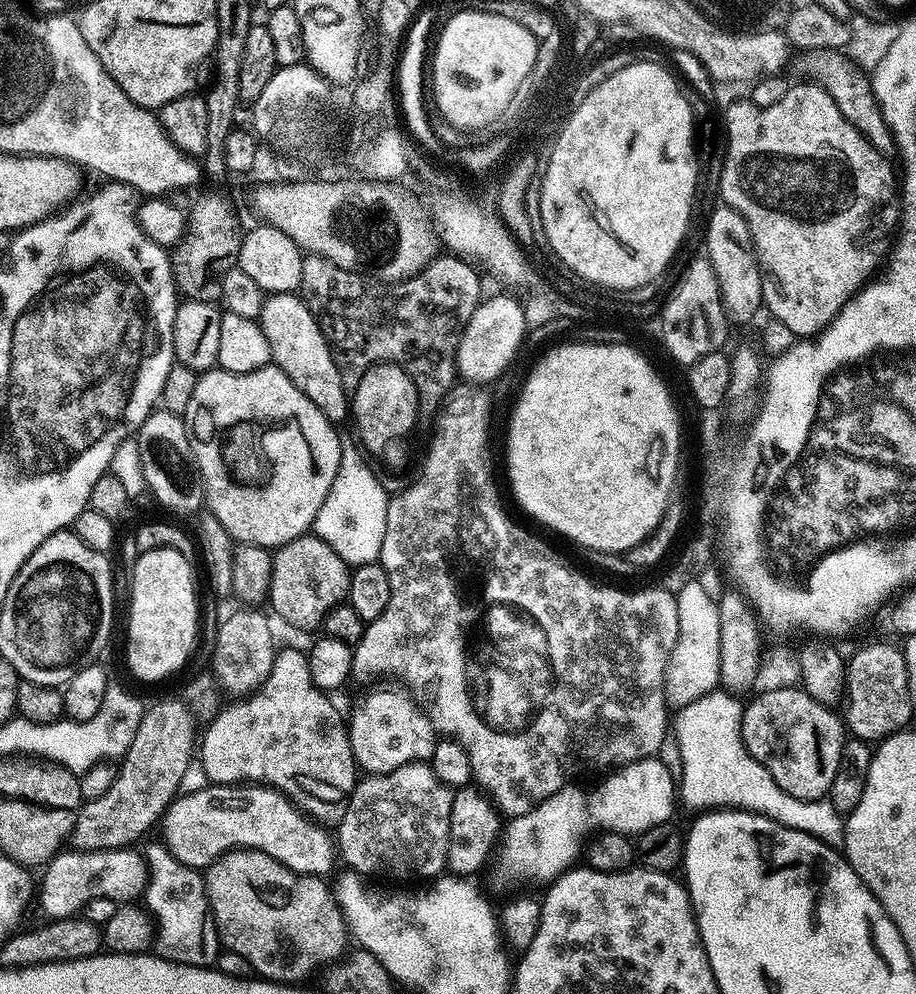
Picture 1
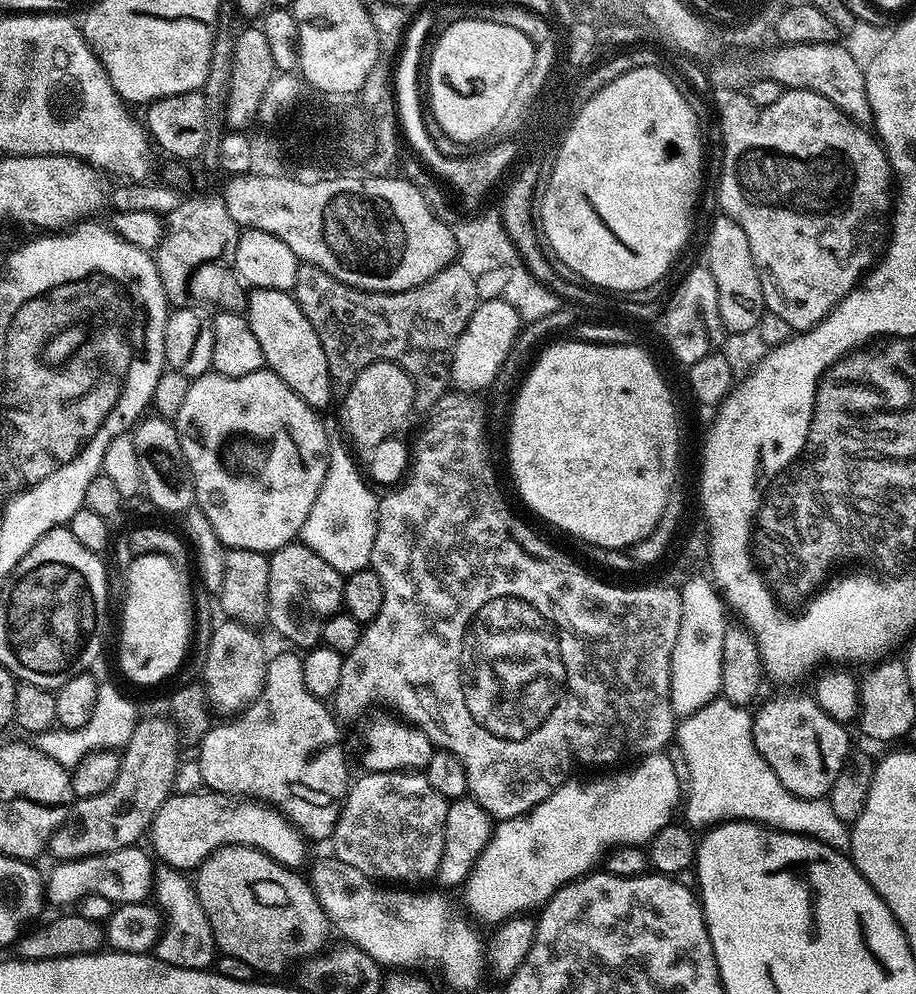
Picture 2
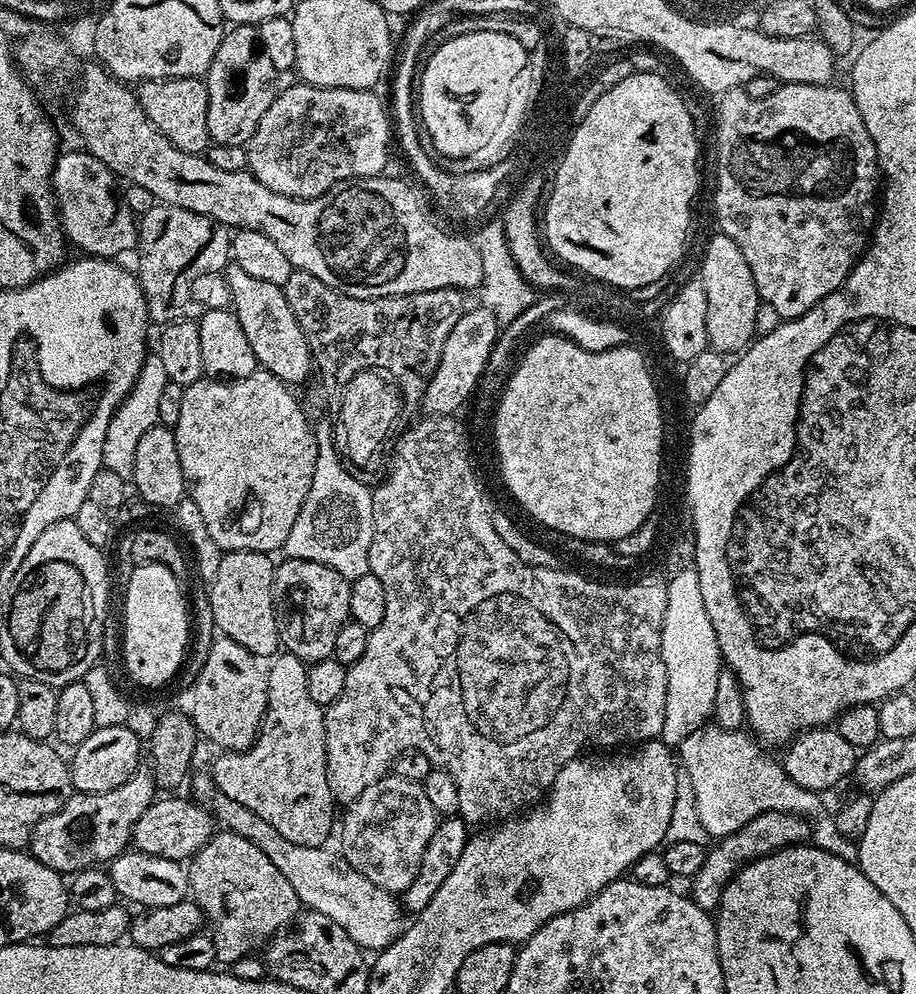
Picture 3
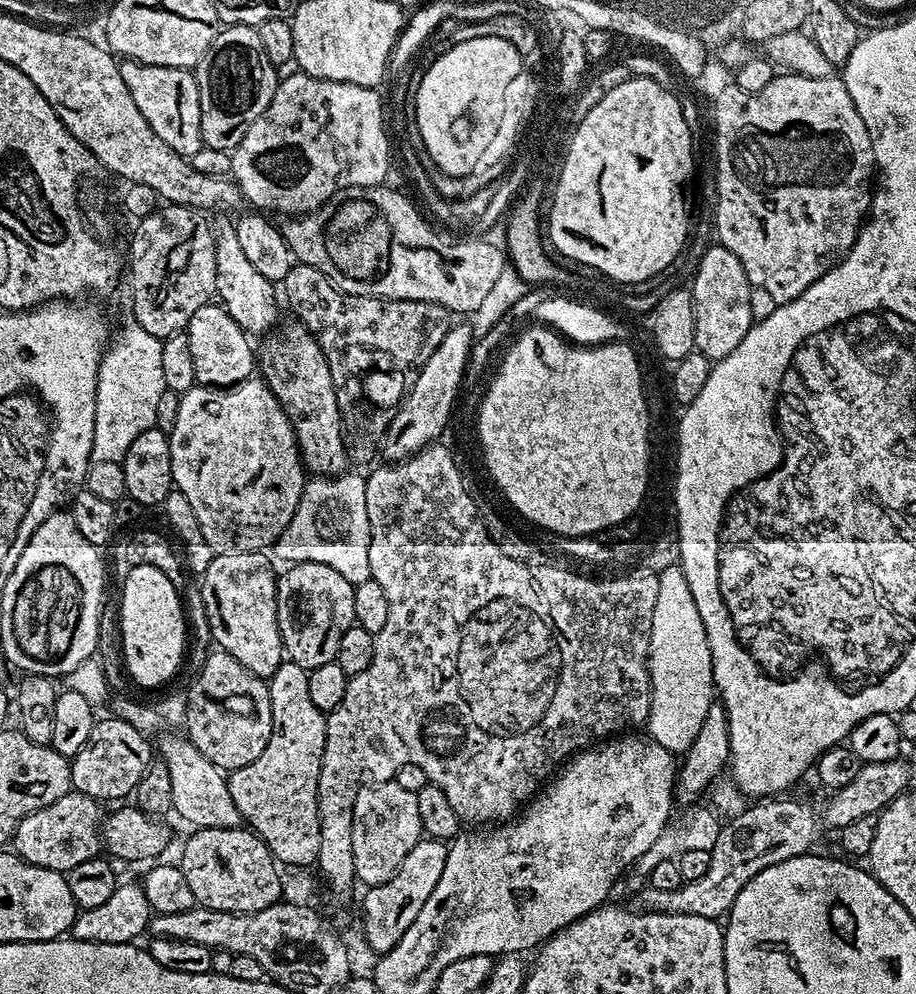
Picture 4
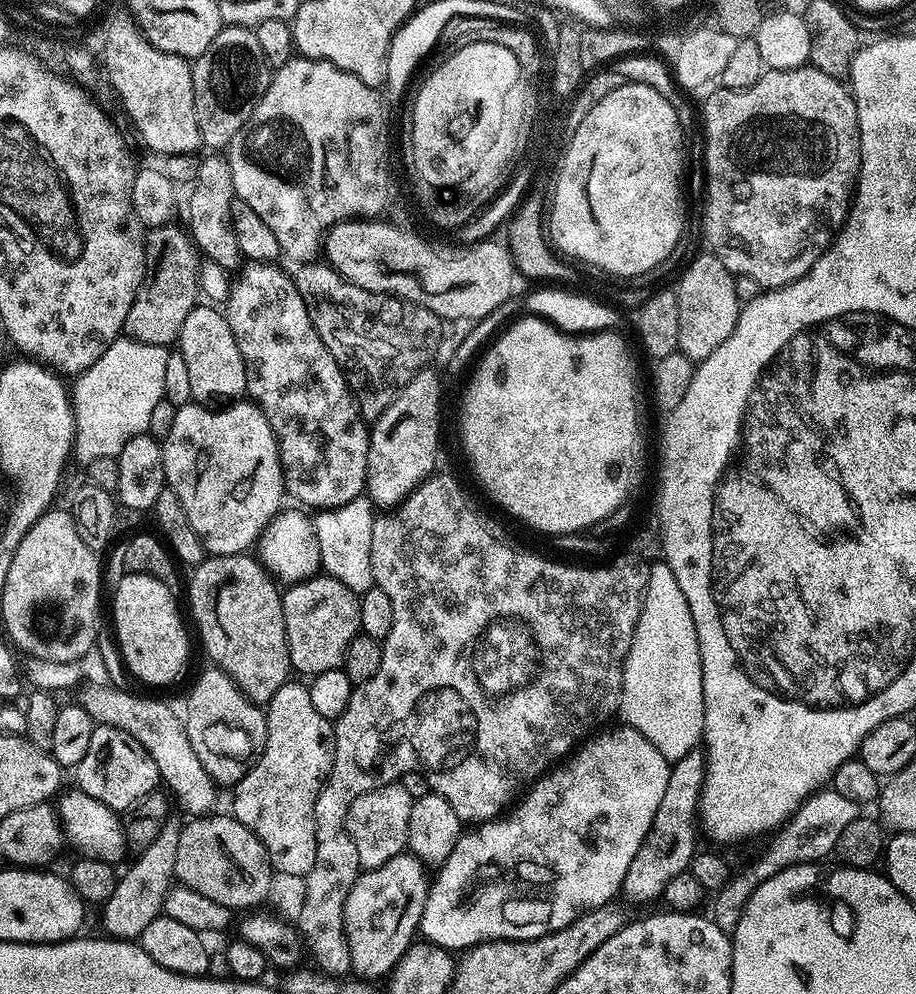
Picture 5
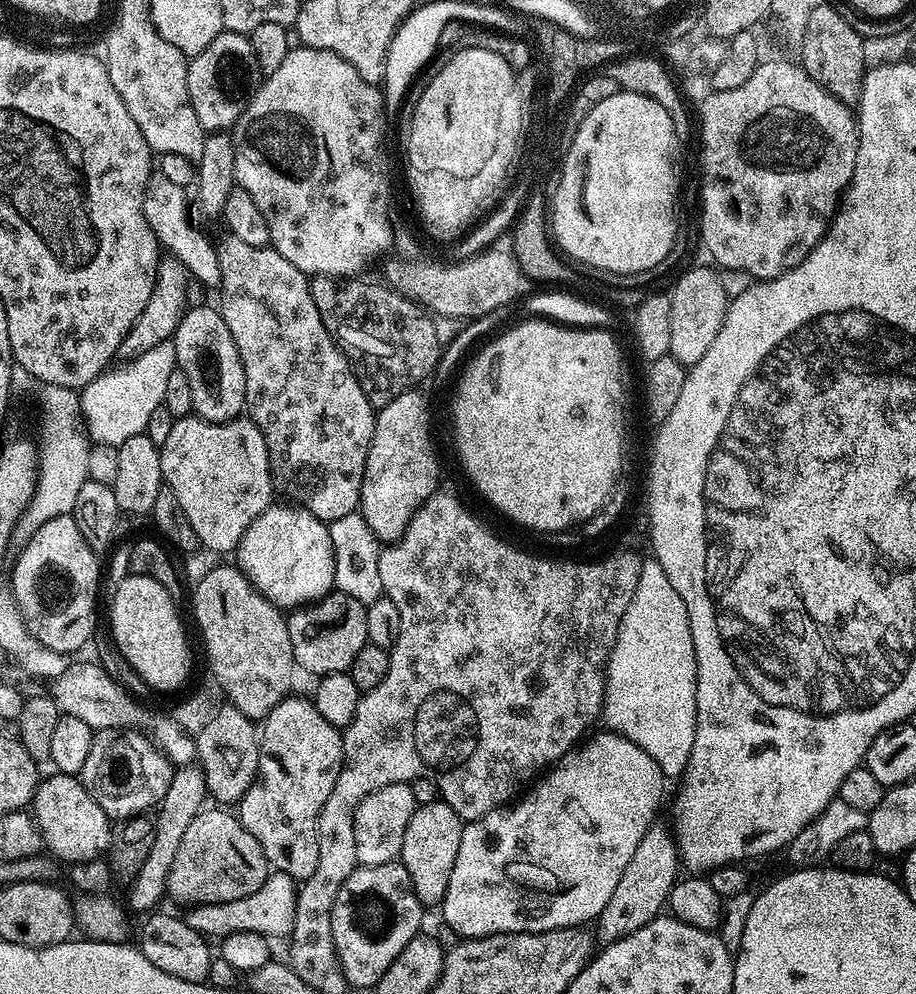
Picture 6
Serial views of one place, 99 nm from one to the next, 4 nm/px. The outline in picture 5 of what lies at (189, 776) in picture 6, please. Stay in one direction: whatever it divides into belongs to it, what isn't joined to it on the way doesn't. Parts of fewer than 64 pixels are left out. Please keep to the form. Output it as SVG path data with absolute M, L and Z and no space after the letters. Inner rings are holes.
M165 826L139 853L140 857L125 872L119 873L114 894L99 909L100 924L107 935L114 940L135 941L164 911L164 898L174 882L176 875L176 855L178 854L179 831L172 826Z

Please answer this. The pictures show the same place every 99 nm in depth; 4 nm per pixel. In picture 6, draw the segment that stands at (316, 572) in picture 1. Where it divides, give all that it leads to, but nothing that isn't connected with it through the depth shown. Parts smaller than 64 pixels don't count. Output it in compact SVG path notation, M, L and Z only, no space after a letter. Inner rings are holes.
M335 590L327 596L302 608L295 609L287 617L290 630L290 646L299 671L313 672L313 677L329 676L335 672L347 672L358 650L368 643L366 634L366 605L350 594Z

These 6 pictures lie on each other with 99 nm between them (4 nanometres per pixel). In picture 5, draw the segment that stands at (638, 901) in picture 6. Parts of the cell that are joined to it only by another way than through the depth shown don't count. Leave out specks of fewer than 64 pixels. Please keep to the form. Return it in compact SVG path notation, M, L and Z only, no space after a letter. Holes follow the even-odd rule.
M697 750L686 754L686 758L678 758L670 767L670 782L666 782L666 794L662 794L662 803L658 805L658 814L654 814L654 822L650 826L650 830L646 834L646 838L642 842L642 846L638 846L638 854L634 854L634 862L630 862L630 870L626 870L626 878L624 879L623 895L637 896L640 900L657 900L659 901L666 890L666 882L670 882L670 878L674 878L678 874L689 871L692 857L698 851L696 845L696 824L698 828L698 813L700 812L700 795L704 790L704 779L707 776L708 758L703 751Z

